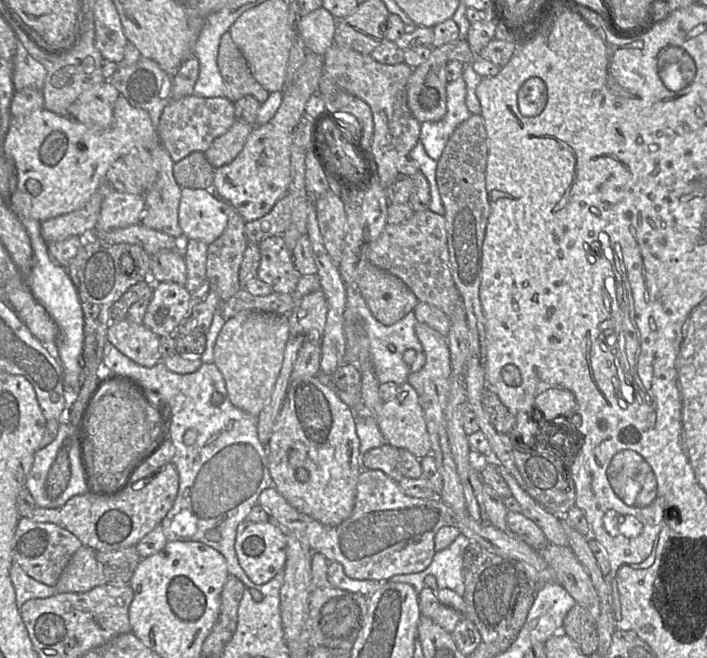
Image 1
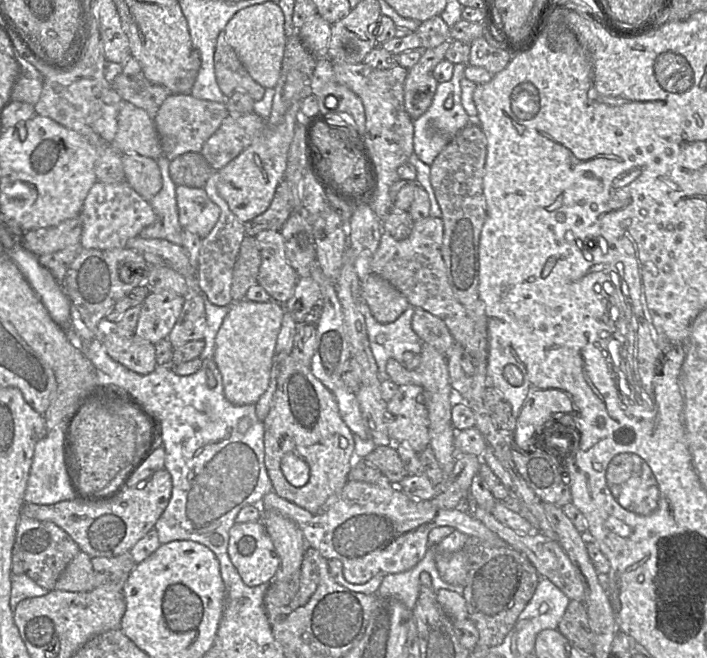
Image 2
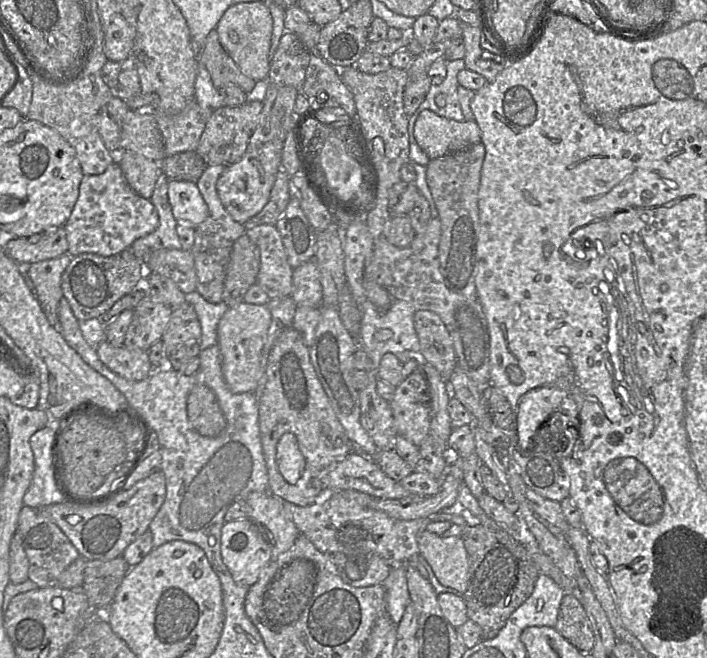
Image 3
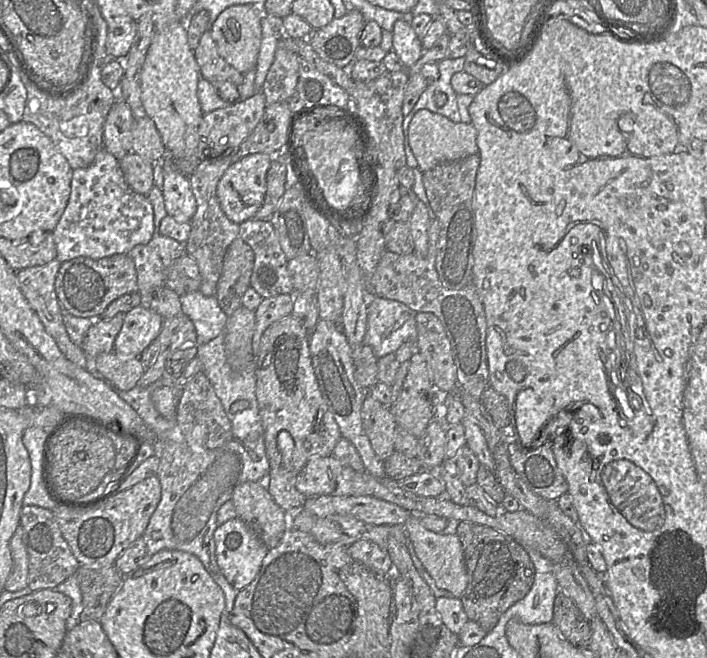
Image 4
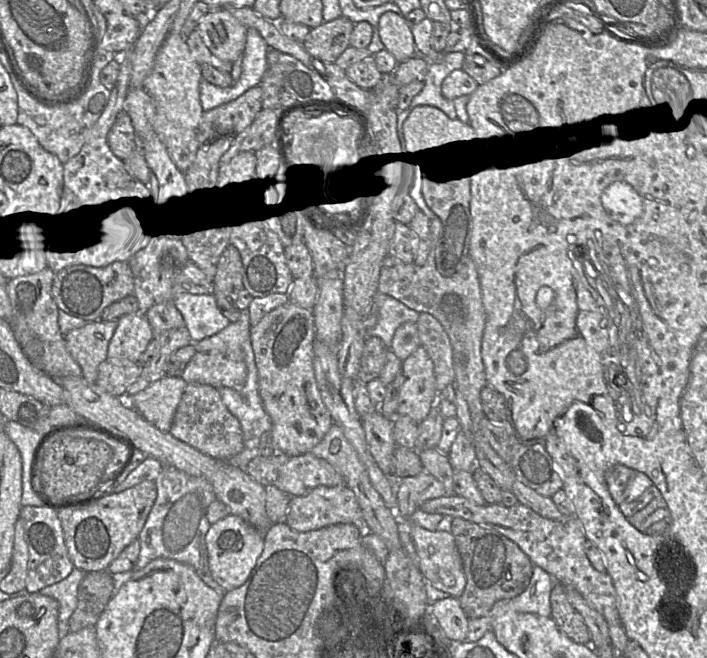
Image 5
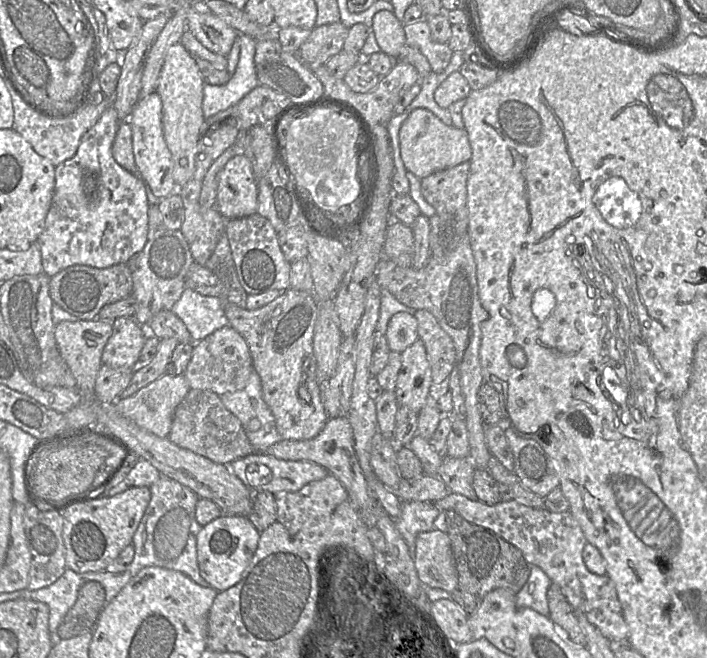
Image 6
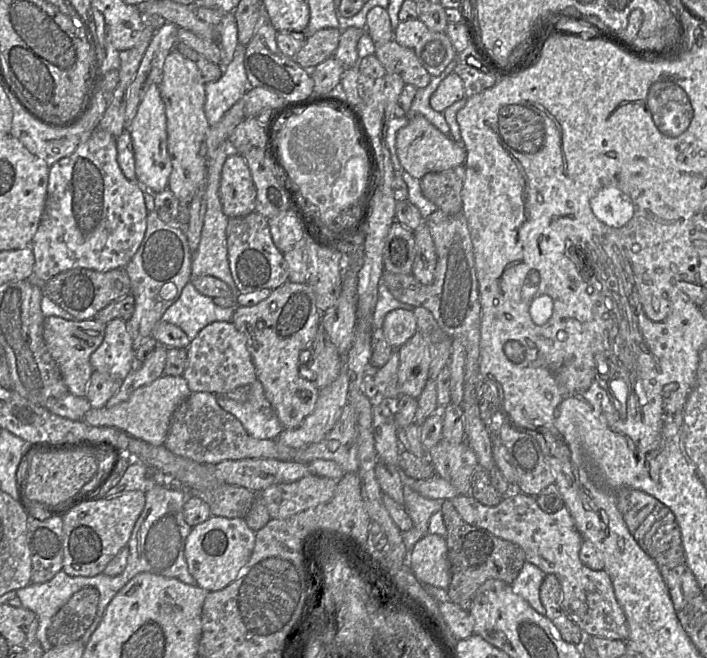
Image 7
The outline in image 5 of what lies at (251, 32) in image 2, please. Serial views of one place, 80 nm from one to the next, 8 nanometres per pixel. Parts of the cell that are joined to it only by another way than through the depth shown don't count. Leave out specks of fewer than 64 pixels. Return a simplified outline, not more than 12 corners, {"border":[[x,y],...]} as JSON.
{"border":[[210,10],[196,31],[219,59],[243,56],[248,28]]}

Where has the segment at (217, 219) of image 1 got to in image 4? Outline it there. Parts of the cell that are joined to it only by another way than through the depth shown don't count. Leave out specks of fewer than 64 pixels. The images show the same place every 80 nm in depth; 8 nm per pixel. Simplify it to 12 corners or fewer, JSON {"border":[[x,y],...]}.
{"border":[[161,161],[165,208],[190,222],[196,200],[188,176]]}

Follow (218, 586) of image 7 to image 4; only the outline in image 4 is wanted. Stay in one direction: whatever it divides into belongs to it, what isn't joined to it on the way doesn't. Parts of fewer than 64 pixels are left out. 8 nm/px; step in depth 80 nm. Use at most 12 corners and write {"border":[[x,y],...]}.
{"border":[[238,517],[218,525],[217,563],[236,590],[250,584],[269,549]]}

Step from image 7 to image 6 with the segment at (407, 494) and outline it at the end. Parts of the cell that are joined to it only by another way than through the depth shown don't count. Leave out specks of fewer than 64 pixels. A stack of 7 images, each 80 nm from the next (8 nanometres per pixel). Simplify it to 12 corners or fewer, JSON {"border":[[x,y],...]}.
{"border":[[401,501],[395,522],[413,560],[418,534],[432,531],[432,502]]}

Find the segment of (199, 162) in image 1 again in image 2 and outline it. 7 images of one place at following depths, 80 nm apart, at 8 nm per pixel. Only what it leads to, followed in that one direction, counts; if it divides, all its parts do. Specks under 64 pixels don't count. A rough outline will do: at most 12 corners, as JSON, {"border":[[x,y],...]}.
{"border":[[200,152],[169,162],[176,186],[203,188],[213,171]]}

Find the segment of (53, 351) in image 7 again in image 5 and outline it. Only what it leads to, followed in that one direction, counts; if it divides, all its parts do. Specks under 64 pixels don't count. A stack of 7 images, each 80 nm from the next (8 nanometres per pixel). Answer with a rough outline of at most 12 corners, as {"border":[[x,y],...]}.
{"border":[[118,319],[87,322],[64,335],[67,350],[94,383]]}

